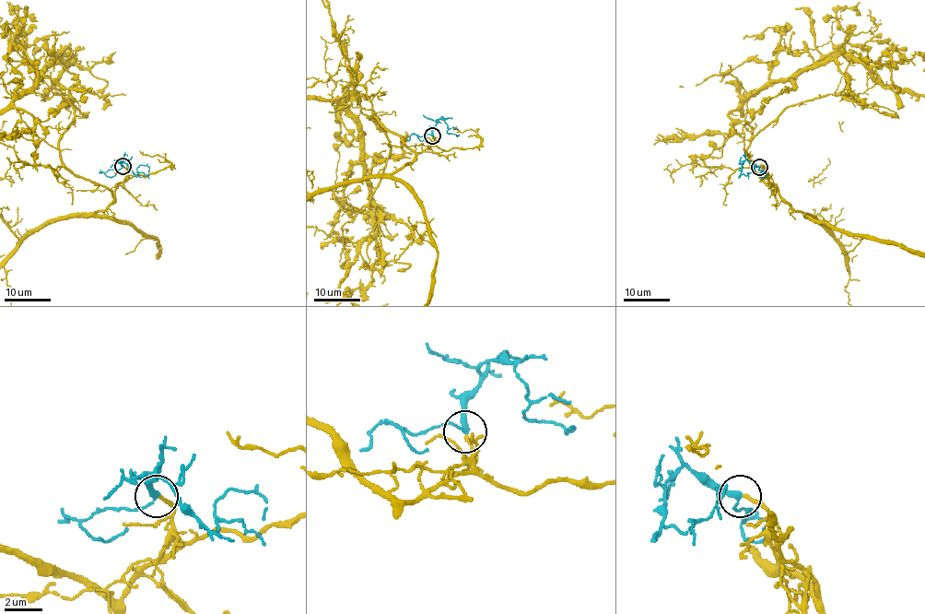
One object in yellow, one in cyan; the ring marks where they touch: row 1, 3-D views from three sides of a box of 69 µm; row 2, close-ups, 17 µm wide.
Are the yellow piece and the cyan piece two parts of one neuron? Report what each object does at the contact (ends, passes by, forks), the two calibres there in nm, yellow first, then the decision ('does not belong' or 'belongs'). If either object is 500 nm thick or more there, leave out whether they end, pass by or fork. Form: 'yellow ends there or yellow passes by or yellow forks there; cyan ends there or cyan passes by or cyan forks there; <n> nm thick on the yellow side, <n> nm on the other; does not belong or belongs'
yellow ends there; cyan passes by; 180 nm thick on the yellow side, 240 nm on the other; belongs

